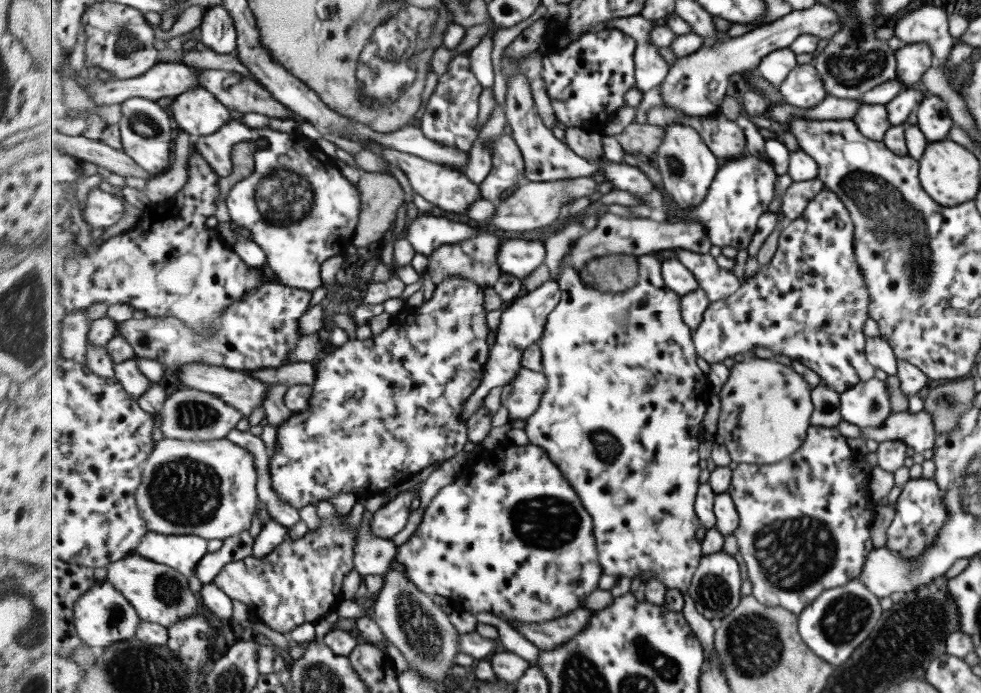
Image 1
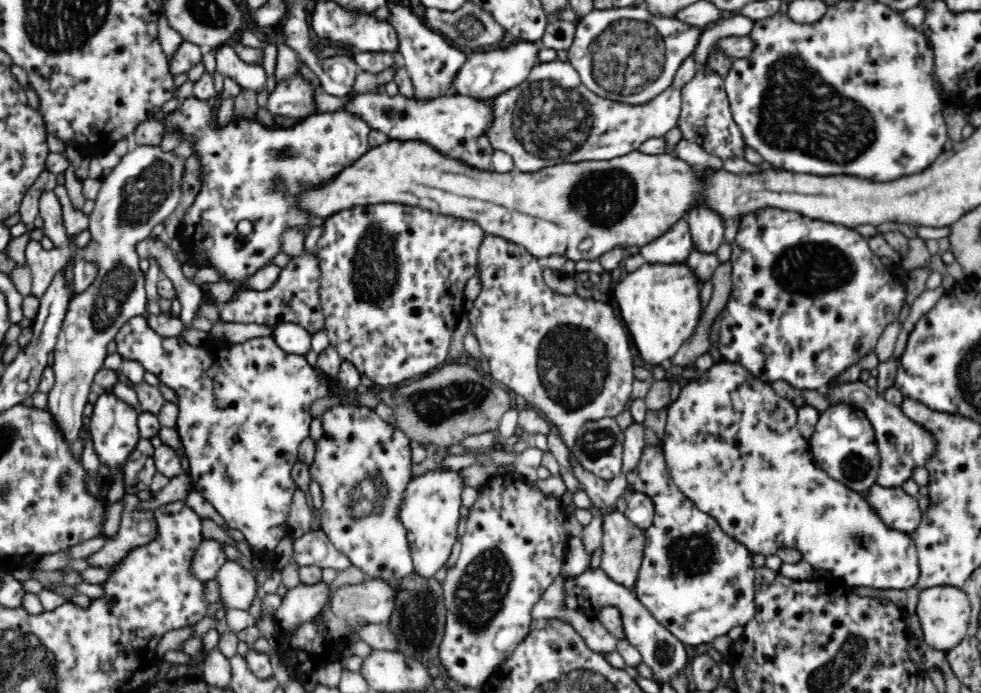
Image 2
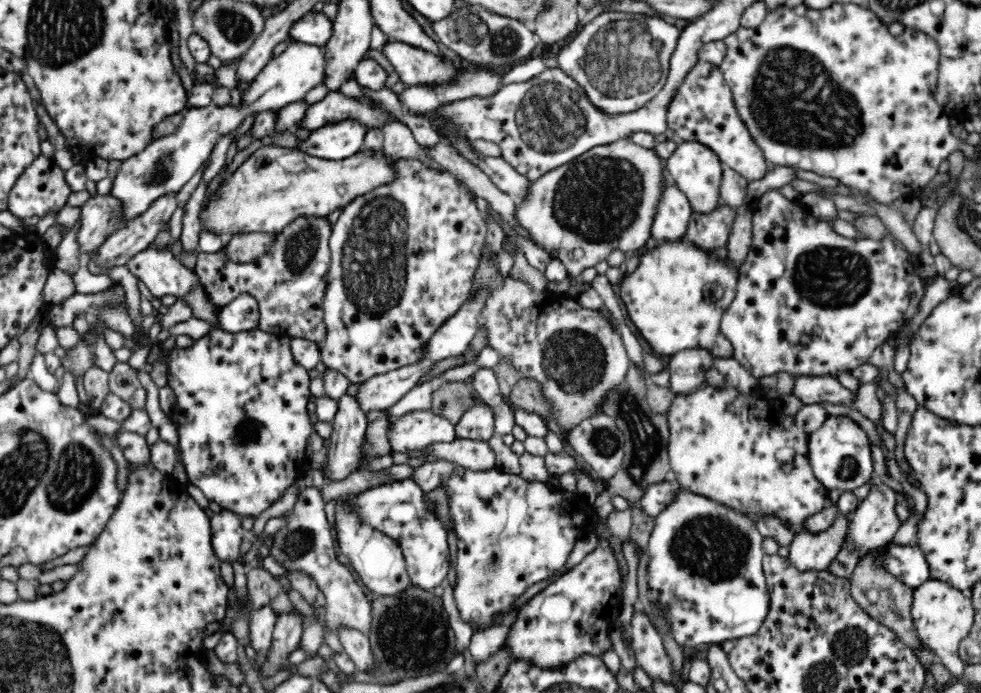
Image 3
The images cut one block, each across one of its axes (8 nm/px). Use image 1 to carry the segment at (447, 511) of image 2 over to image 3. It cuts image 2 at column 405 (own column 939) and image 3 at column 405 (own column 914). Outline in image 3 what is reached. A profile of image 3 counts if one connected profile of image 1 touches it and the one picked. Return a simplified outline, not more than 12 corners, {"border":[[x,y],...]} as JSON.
{"border":[[409,477],[358,493],[353,508],[398,541],[411,584],[450,570],[448,526]]}

